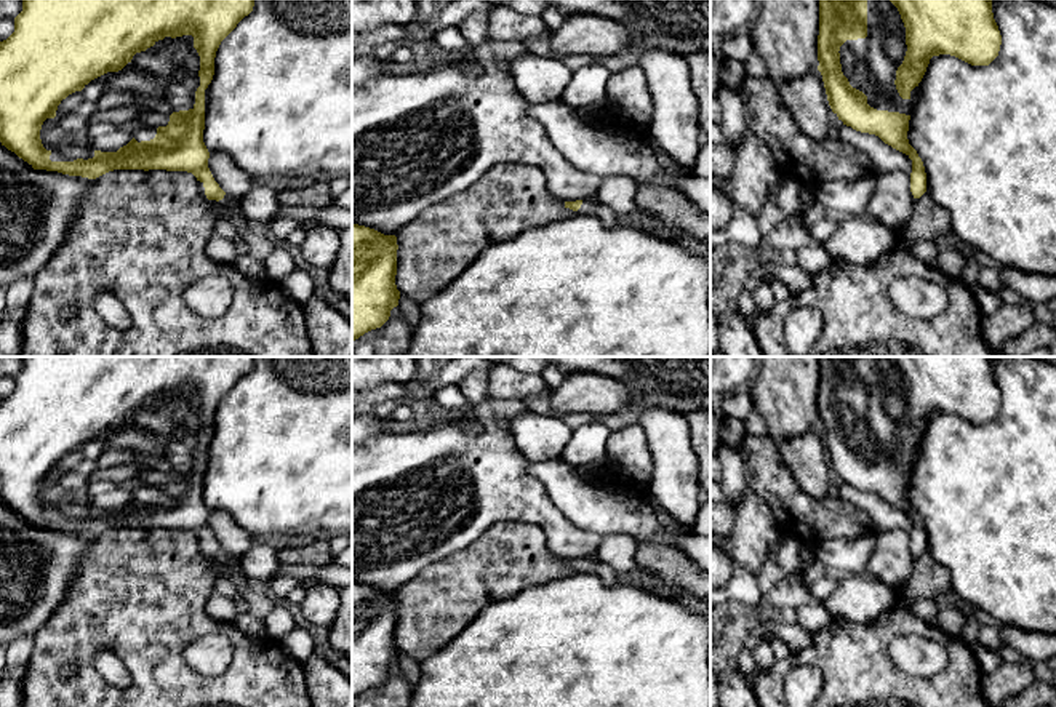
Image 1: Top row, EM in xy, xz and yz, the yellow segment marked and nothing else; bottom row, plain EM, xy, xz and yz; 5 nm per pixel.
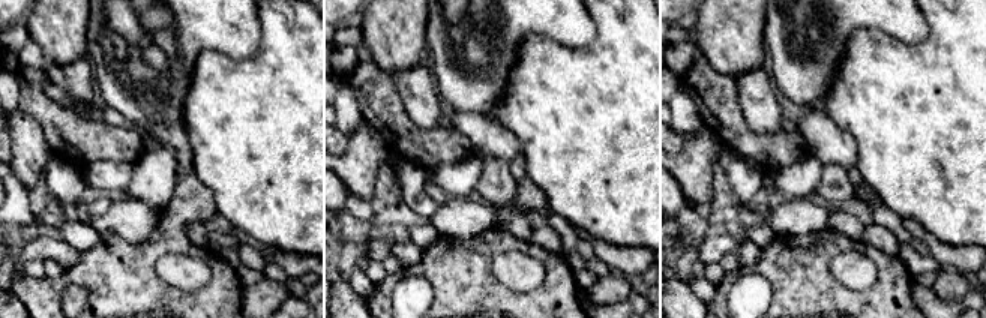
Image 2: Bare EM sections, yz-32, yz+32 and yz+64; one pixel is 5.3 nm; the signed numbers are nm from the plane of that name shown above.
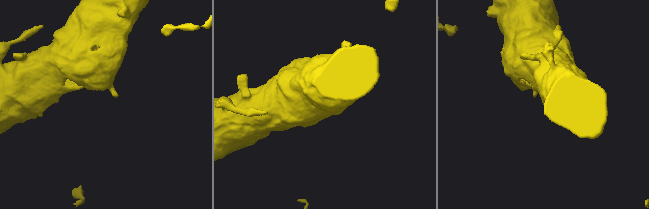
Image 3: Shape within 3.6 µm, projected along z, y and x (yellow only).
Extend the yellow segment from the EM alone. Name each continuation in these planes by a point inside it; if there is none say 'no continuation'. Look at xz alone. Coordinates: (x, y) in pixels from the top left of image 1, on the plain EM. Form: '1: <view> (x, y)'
1: xz (586, 567)

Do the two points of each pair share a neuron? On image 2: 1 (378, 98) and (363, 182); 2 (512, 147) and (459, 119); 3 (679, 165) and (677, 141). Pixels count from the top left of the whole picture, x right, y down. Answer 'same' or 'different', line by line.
1: different
2: same
3: different

